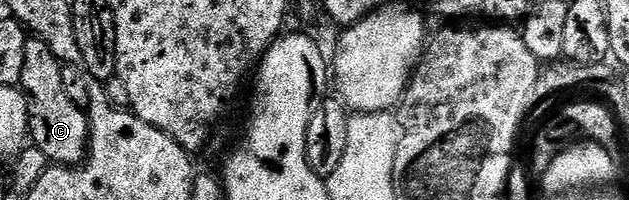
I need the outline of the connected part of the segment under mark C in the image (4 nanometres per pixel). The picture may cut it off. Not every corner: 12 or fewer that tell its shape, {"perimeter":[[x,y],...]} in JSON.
{"perimeter":[[29,38],[20,87],[30,143],[52,165],[88,154],[88,117],[61,64]]}

